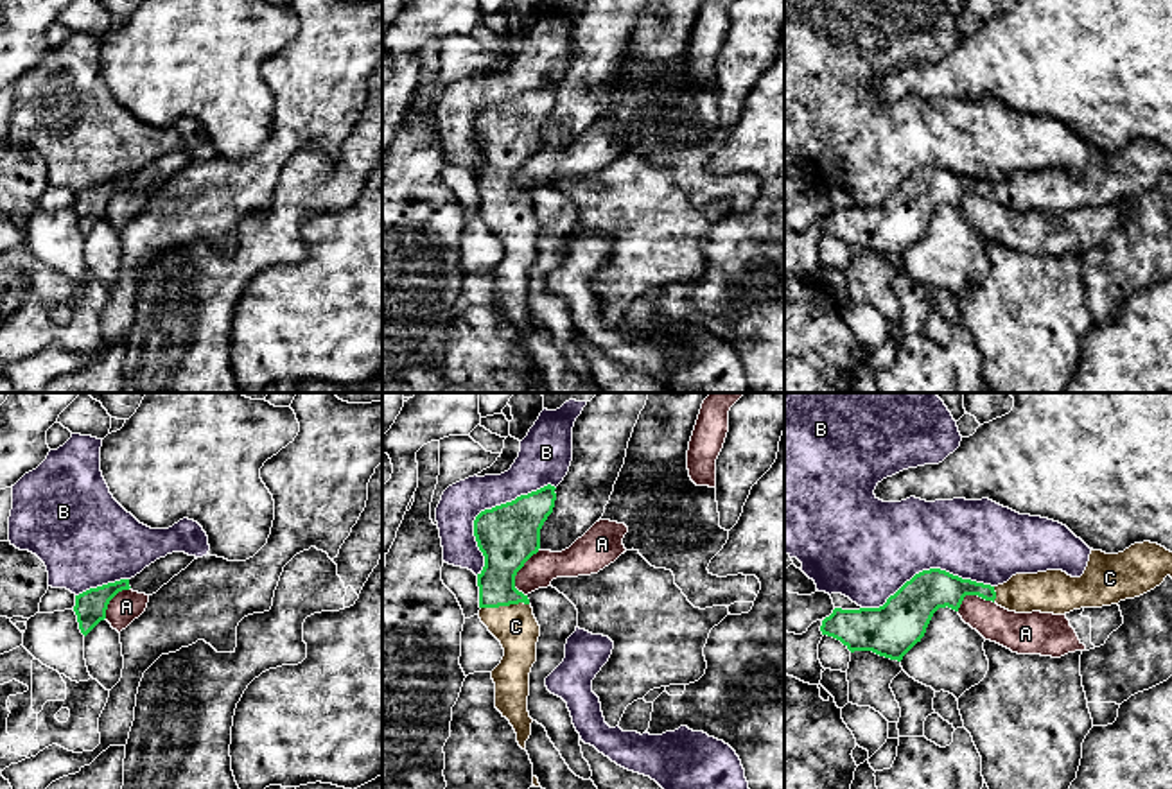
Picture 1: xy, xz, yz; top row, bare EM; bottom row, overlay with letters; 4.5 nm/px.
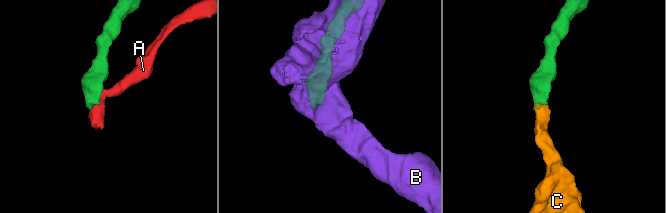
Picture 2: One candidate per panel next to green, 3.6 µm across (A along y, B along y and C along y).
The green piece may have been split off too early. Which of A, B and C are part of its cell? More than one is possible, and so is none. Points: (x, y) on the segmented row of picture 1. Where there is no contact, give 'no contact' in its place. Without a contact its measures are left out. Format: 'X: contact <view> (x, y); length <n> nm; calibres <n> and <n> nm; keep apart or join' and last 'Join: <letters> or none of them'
A: contact xz (517, 571); length 220 nm; calibres 280 and 150 nm; keep apart
B: contact xz (487, 510); length 550 nm; calibres 280 and 180 nm; keep apart
C: contact xz (505, 605); length 220 nm; calibres 200 and 190 nm; join
Join: C

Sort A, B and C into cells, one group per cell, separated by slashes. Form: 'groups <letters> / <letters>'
groups A / B / C

